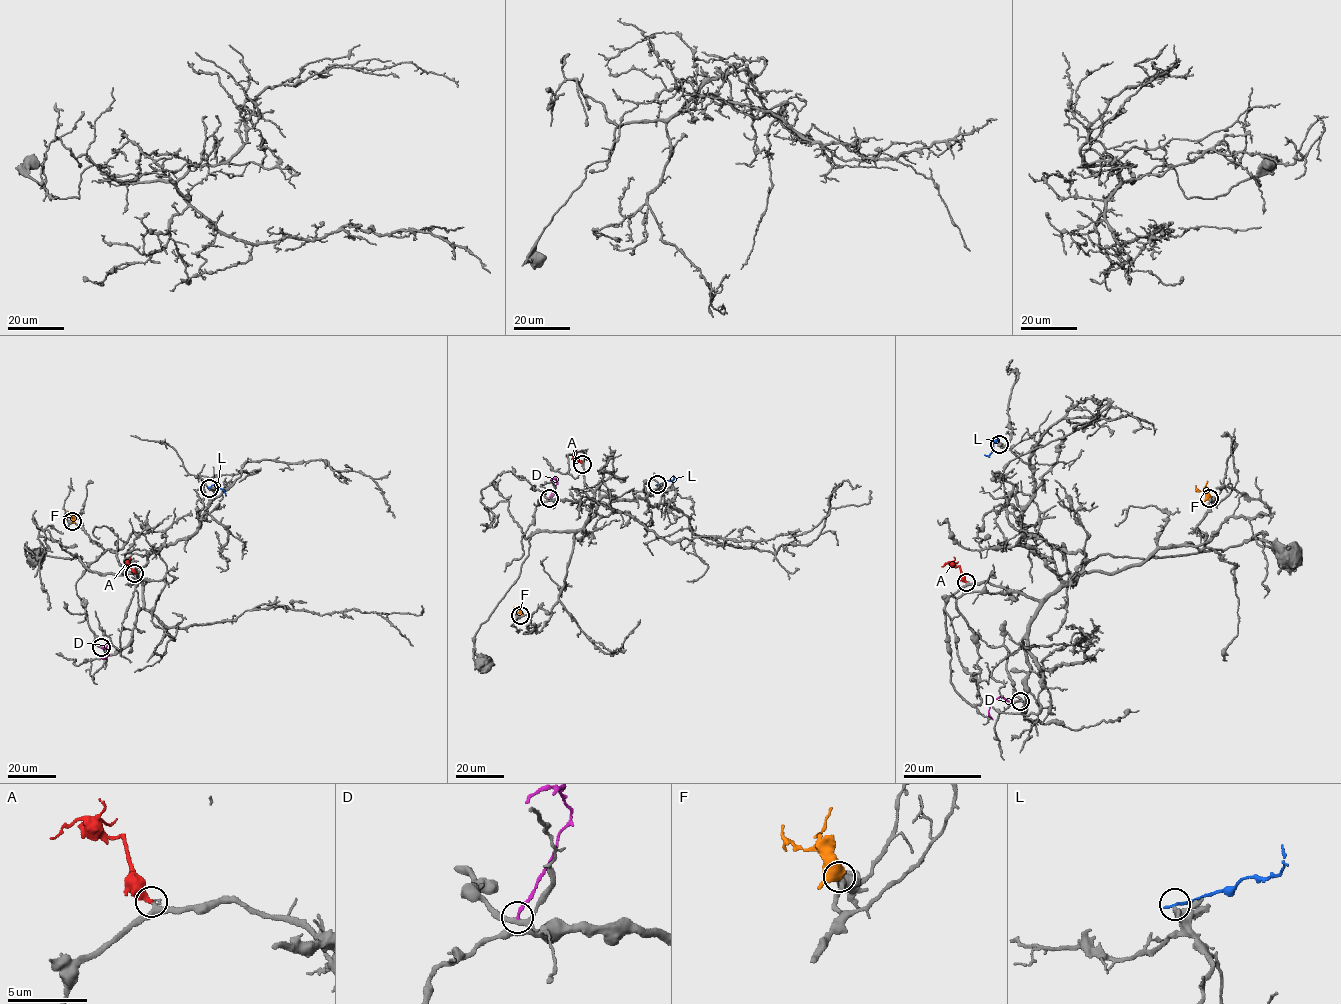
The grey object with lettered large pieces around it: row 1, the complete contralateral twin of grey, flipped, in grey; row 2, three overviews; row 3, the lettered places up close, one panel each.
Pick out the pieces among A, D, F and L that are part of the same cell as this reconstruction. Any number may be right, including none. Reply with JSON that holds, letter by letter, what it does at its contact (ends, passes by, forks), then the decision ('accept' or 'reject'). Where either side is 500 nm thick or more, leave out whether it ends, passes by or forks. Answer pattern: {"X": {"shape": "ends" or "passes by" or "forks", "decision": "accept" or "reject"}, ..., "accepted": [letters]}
{"A": {"shape": "ends", "decision": "accept"}, "D": {"shape": "ends", "decision": "reject"}, "F": {"decision": "reject"}, "L": {"decision": "reject"}, "accepted": ["A"]}

